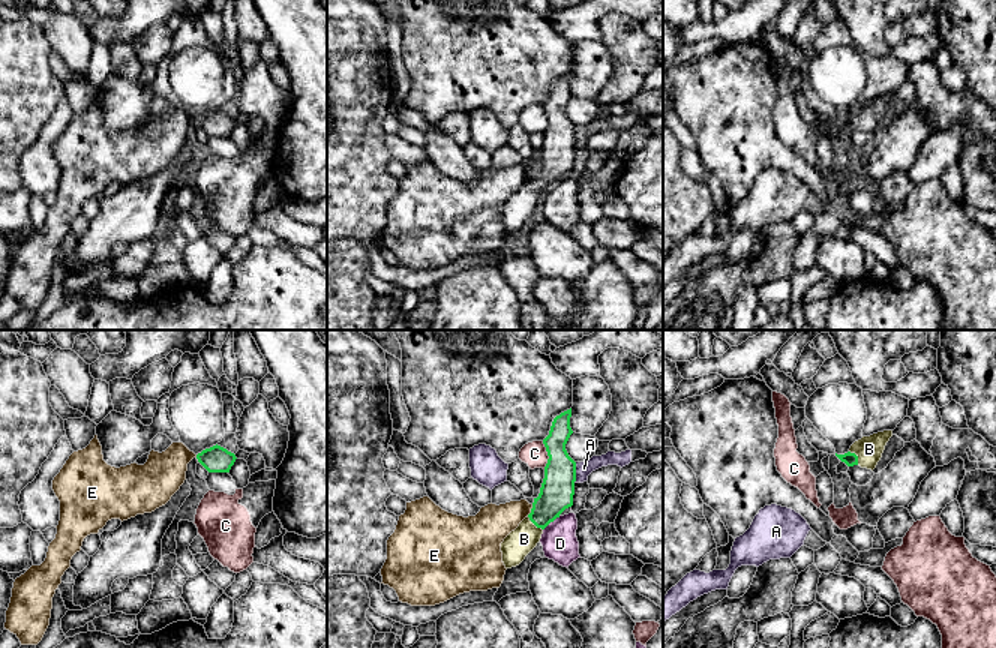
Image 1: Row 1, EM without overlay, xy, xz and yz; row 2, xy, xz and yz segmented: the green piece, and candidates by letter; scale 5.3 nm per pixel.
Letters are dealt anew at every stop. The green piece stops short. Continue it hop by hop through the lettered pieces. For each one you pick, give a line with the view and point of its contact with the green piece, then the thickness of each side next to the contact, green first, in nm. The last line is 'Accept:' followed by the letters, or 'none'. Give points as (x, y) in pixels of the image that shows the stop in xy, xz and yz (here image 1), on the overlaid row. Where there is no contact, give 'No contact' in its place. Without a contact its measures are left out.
B: Touches green at xz (534, 524). Thickness 180 nm (green) against 150 nm
Accept: B

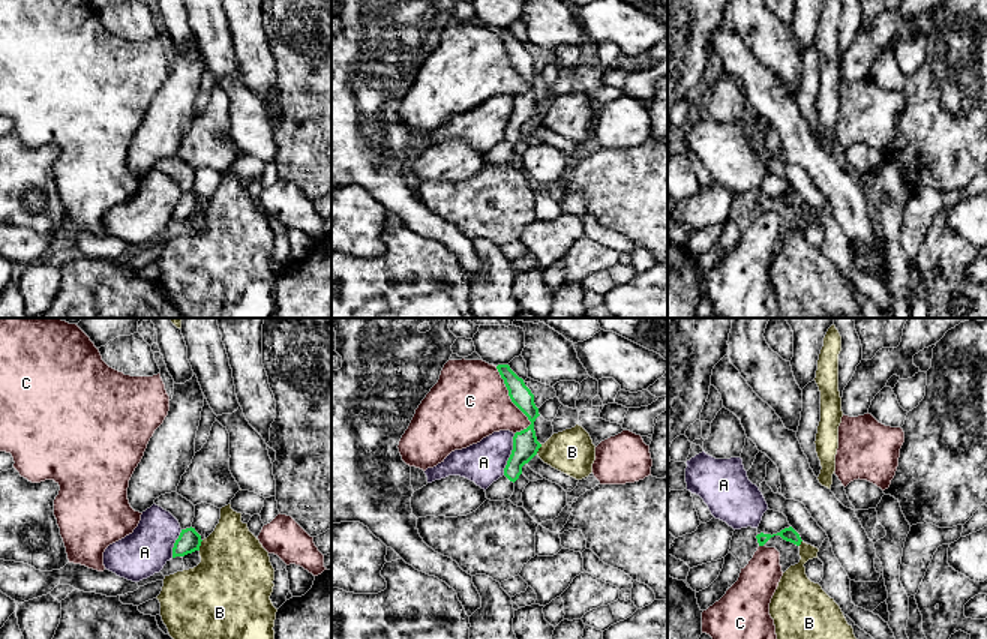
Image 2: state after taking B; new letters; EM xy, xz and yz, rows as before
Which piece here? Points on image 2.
Accept: none

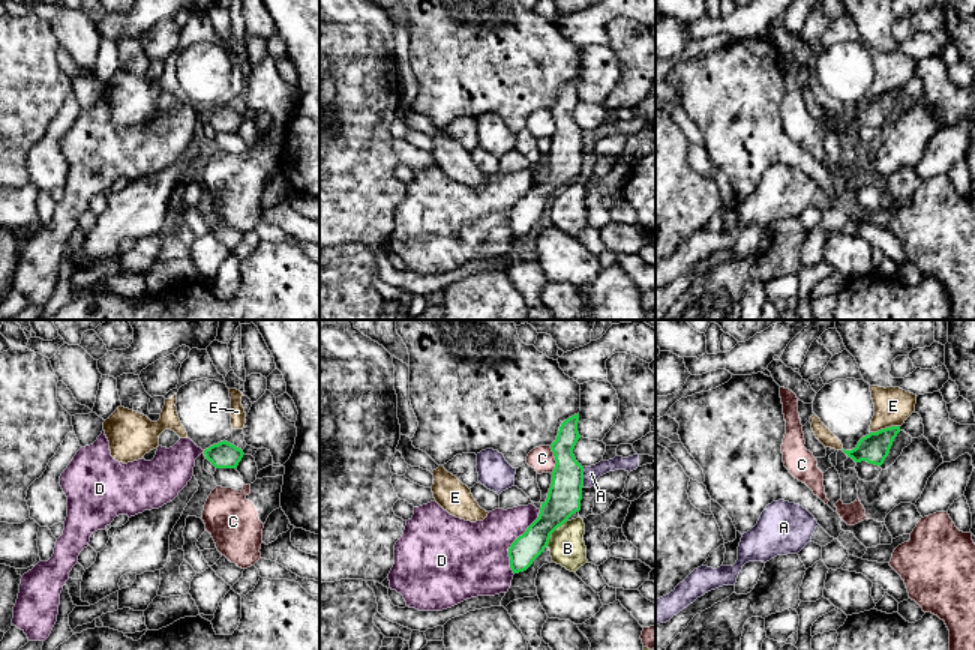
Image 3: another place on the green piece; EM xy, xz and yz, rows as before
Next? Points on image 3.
Accept: none

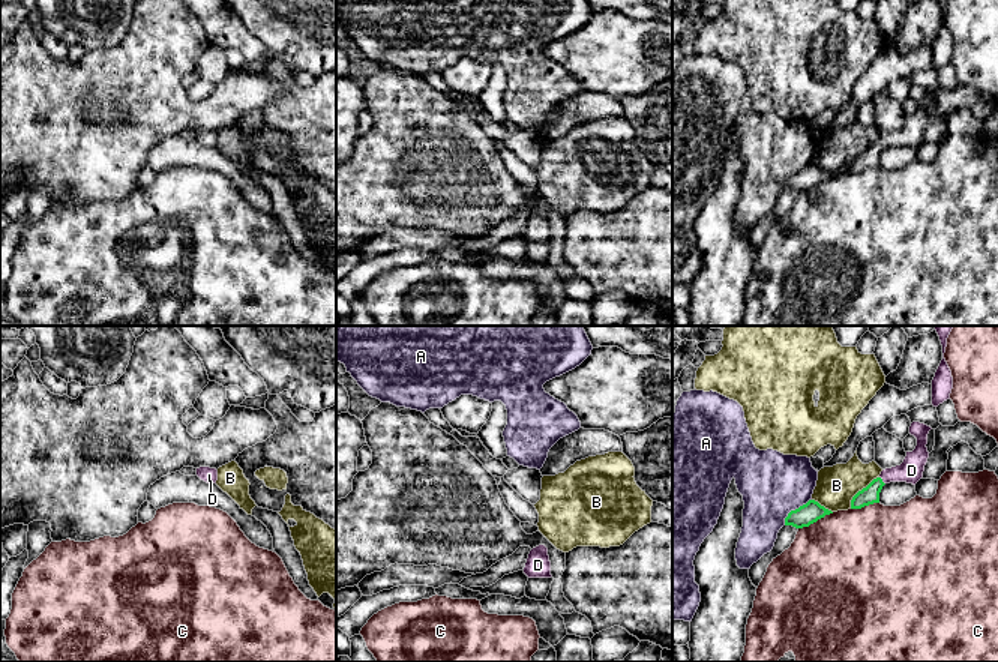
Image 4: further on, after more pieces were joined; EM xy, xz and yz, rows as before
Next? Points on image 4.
D: Touches green at yz (881, 481). Thickness 100 nm (green) against 130 nm
Accept: D

